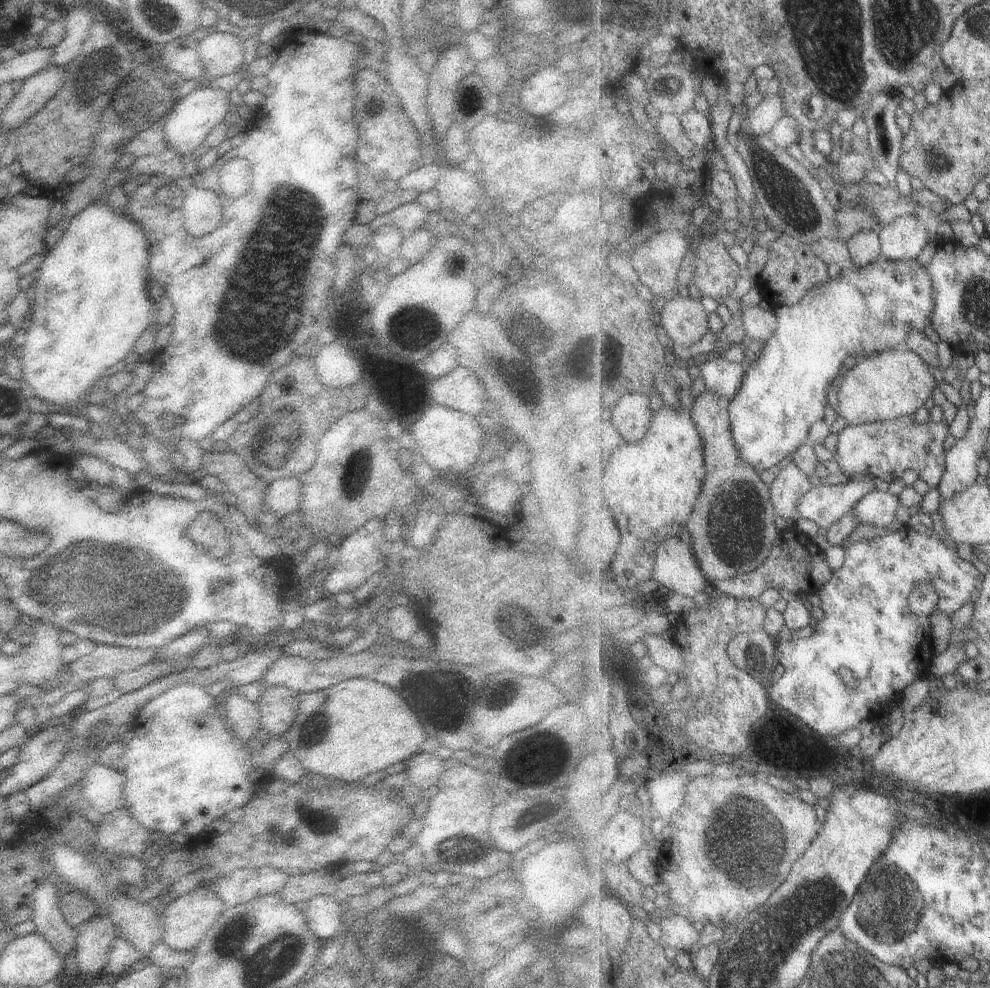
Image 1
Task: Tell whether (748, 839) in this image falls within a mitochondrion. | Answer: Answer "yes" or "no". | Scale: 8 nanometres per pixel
yes

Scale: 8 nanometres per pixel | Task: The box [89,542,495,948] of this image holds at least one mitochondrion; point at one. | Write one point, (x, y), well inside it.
(233, 936)

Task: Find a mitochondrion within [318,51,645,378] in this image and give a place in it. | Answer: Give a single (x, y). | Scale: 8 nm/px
(393, 334)

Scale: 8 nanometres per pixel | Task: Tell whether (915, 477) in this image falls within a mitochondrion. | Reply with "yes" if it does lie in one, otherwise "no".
no

